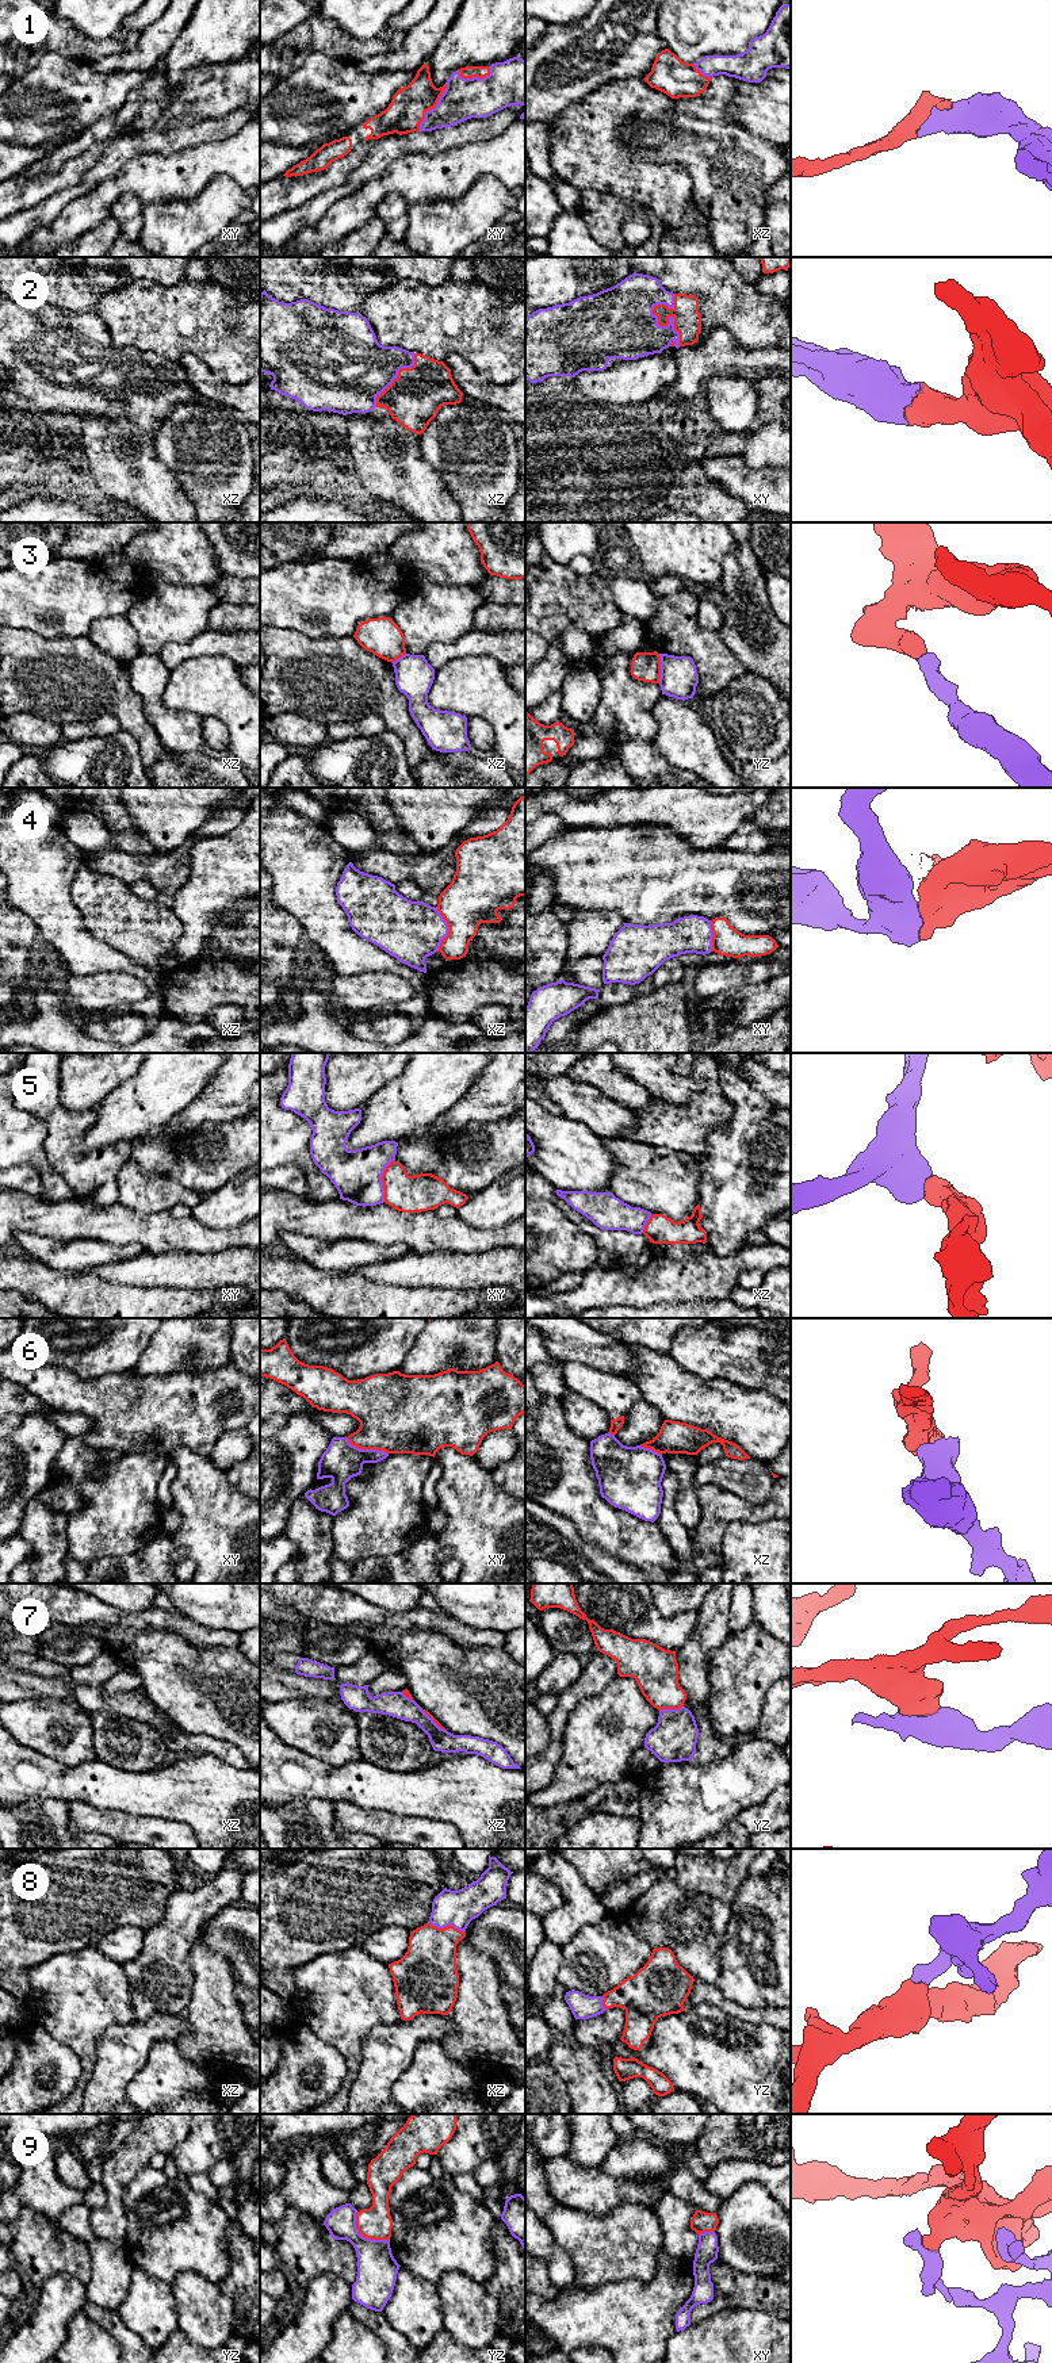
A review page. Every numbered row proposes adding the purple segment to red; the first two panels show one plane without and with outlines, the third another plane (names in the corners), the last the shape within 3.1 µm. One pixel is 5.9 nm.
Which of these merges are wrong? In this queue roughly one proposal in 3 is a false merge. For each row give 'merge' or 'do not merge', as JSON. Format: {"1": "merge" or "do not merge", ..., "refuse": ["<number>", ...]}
{"1": "merge", "2": "merge", "3": "do not merge", "4": "do not merge", "5": "do not merge", "6": "do not merge", "7": "do not merge", "8": "merge", "9": "do not merge", "refuse": ["3", "4", "5", "6", "7", "9"]}

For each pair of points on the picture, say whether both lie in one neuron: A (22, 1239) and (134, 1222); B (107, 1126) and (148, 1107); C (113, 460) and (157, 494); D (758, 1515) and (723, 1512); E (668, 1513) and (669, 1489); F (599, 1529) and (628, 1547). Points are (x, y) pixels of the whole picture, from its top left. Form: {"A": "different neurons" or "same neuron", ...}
{"A": "different neurons", "B": "same neuron", "C": "same neuron", "D": "same neuron", "E": "same neuron", "F": "same neuron"}

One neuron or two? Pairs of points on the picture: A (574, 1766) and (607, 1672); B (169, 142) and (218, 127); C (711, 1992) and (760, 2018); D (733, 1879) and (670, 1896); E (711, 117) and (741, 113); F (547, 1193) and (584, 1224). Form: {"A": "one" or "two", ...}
{"A": "two", "B": "one", "C": "one", "D": "two", "E": "two", "F": "one"}

